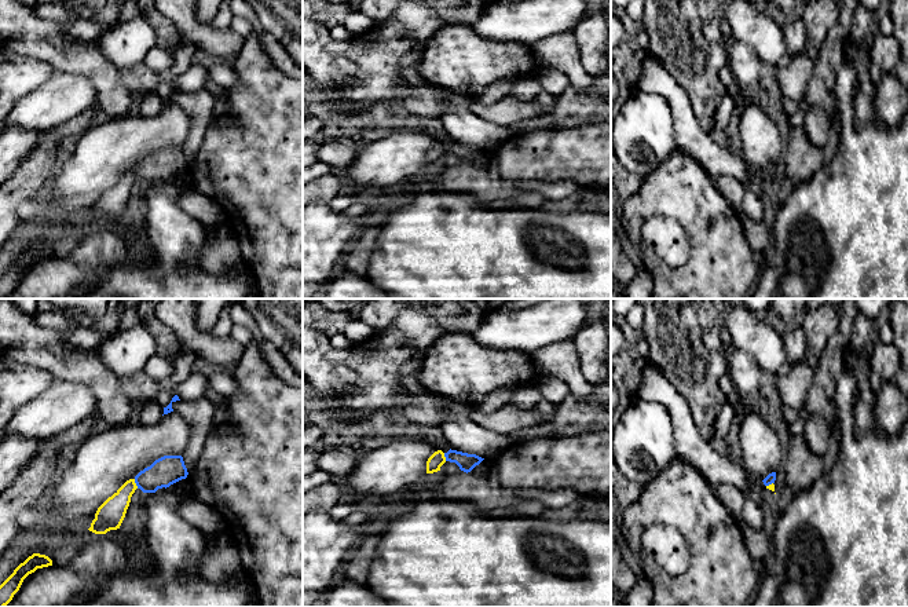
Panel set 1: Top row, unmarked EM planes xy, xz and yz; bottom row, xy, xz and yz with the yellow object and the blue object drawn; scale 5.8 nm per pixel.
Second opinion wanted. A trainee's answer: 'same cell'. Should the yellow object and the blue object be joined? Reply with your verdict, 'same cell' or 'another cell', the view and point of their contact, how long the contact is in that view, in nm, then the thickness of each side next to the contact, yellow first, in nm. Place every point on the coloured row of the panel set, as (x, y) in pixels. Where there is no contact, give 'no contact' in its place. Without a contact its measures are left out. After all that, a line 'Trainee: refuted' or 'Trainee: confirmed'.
same cell | xy (135, 483) | 60 nm | 160/170 nm
Trainee: confirmed

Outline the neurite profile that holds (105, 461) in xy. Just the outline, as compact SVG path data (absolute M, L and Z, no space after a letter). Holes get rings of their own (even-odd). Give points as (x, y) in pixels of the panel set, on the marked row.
M175 410L153 425L111 425L81 442L76 458L62 465L45 507L52 526L72 526L98 508L129 479L164 456L183 456L188 423Z

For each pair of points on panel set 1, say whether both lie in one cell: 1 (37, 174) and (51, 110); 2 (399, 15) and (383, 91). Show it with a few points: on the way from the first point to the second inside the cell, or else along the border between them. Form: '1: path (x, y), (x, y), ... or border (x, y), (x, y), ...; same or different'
1: border (76, 116), (41, 132); different
2: border (384, 19), (403, 25), (413, 36), (416, 44); different

